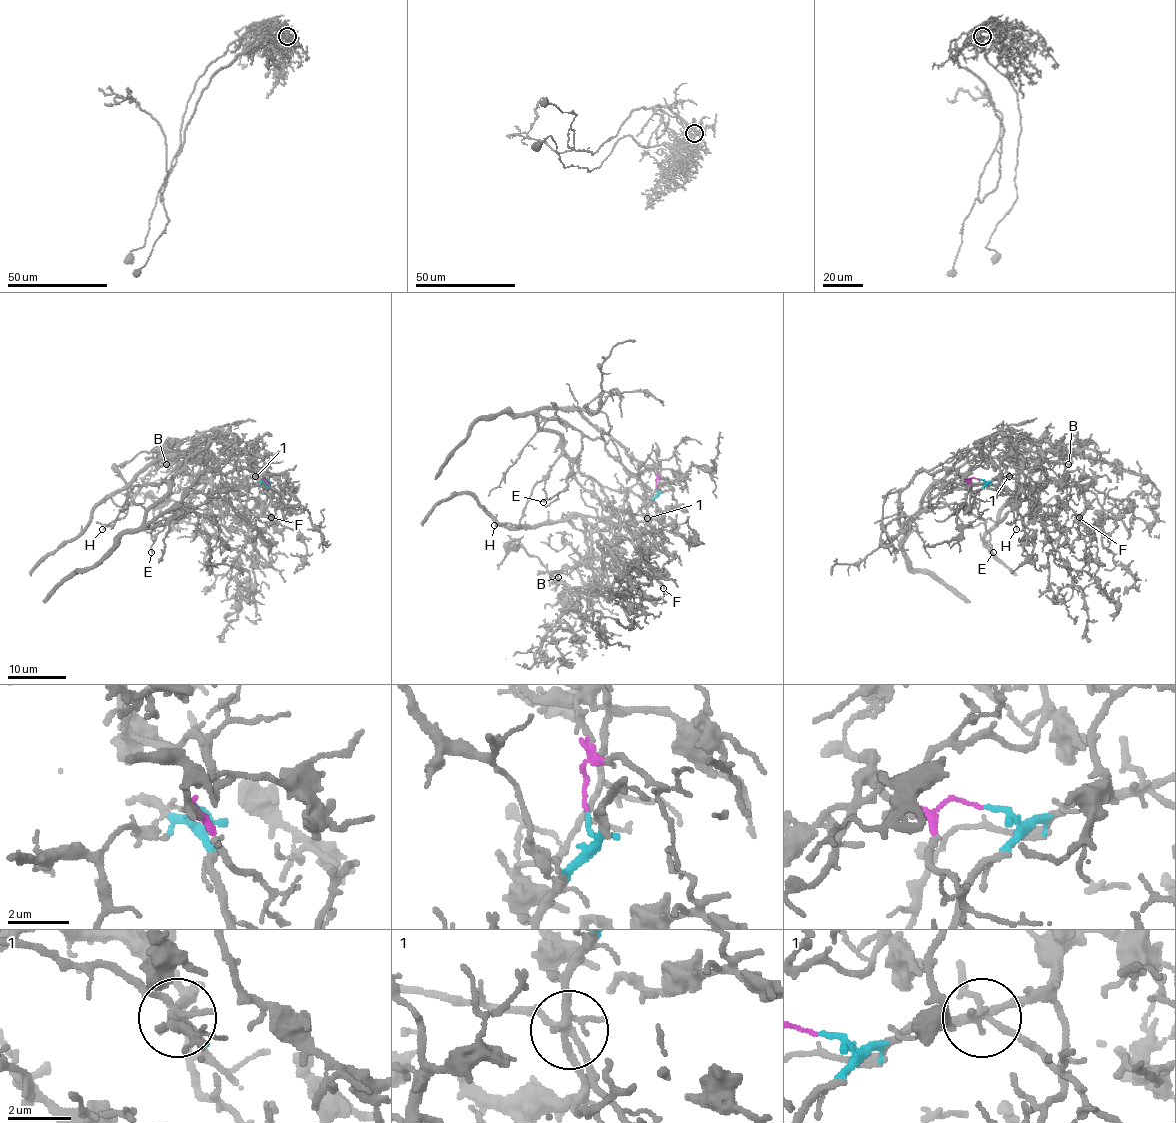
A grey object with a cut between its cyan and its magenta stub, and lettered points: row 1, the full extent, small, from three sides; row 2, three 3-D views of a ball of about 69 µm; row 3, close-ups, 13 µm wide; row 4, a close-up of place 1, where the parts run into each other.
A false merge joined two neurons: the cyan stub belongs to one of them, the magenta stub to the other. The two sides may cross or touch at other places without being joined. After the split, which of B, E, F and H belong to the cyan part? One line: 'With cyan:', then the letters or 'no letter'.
With cyan: B, F

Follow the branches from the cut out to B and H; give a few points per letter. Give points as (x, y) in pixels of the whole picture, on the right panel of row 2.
B: (978, 479), (1019, 472), (1022, 462), (1013, 459), (1019, 462), (1041, 441), (1057, 452), (1063, 446), (1069, 465)
H: (978, 479), (952, 468), (920, 471), (899, 497), (899, 520), (933, 485), (977, 484), (1018, 501), (1016, 529)

